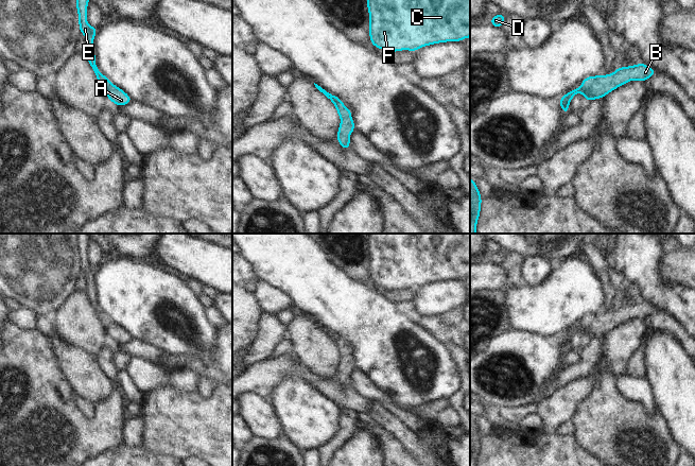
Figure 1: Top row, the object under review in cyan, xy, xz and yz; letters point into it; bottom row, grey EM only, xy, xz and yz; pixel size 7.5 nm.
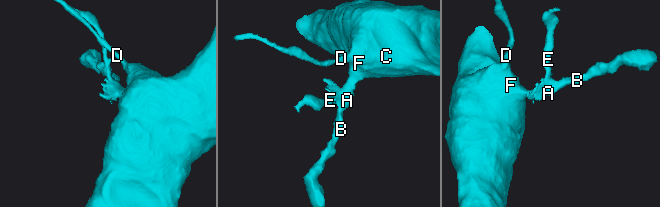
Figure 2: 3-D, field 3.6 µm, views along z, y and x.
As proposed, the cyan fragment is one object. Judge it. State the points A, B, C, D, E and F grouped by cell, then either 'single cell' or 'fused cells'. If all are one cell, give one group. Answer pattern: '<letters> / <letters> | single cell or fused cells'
A B C D F / E | fused cells

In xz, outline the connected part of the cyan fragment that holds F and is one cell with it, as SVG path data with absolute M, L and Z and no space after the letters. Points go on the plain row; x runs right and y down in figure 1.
M367 234L369 277L378 287L399 290L470 275L470 234Z

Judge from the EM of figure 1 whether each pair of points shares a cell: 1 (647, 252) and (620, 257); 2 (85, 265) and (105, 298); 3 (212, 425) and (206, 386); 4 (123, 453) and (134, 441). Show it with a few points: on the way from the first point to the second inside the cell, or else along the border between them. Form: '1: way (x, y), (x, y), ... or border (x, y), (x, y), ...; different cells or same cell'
1: way (641, 252), (626, 252); same cell
2: border (98, 265), (93, 276), (96, 303); different cells
3: border (216, 384), (207, 397), (203, 397), (196, 392); different cells
4: border (123, 443), (128, 446), (140, 446); different cells

